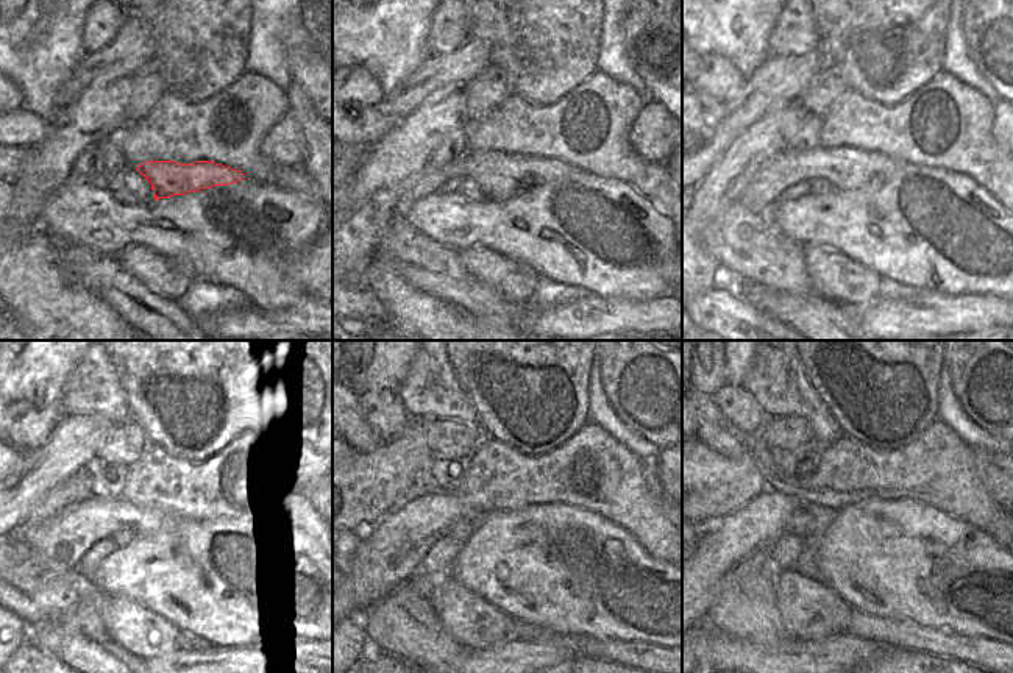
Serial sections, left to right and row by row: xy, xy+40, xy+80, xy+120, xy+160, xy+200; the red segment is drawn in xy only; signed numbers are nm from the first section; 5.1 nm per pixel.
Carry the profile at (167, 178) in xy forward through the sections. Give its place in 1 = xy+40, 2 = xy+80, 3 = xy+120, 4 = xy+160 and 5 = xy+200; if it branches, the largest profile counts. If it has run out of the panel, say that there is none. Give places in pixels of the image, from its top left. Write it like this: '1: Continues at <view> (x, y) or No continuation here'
1: Continues at xy+40 (501, 175)
2: Continues at xy+80 (723, 238)
3: Continues at xy+120 (21, 587)
4: Continues at xy+160 (422, 520)
5: Continues at xy+200 (745, 533)

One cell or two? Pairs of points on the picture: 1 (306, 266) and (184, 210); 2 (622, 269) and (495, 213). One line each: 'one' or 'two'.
1: two
2: one

